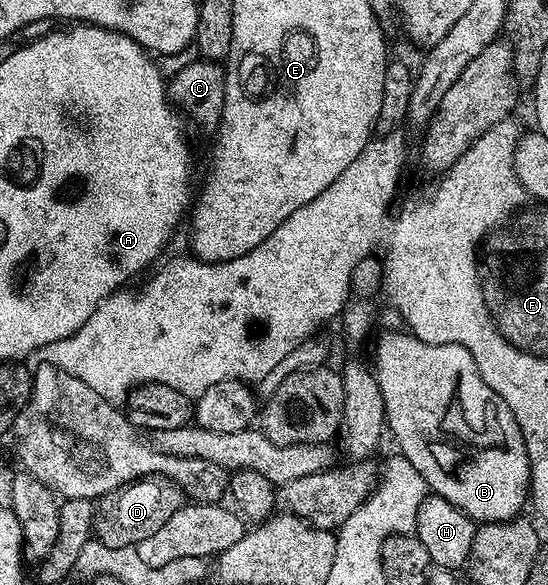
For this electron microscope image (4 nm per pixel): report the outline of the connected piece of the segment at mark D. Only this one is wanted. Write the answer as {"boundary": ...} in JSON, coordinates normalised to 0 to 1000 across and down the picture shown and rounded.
{"boundary":[[[265,814],[259,821],[245,821],[237,827],[226,827],[221,834],[208,836],[184,848],[175,862],[175,877],[168,887],[168,906],[173,921],[182,923],[203,937],[239,937],[259,920],[274,920],[327,868],[334,868],[339,850],[334,838],[318,824],[310,824],[301,814]]]}

